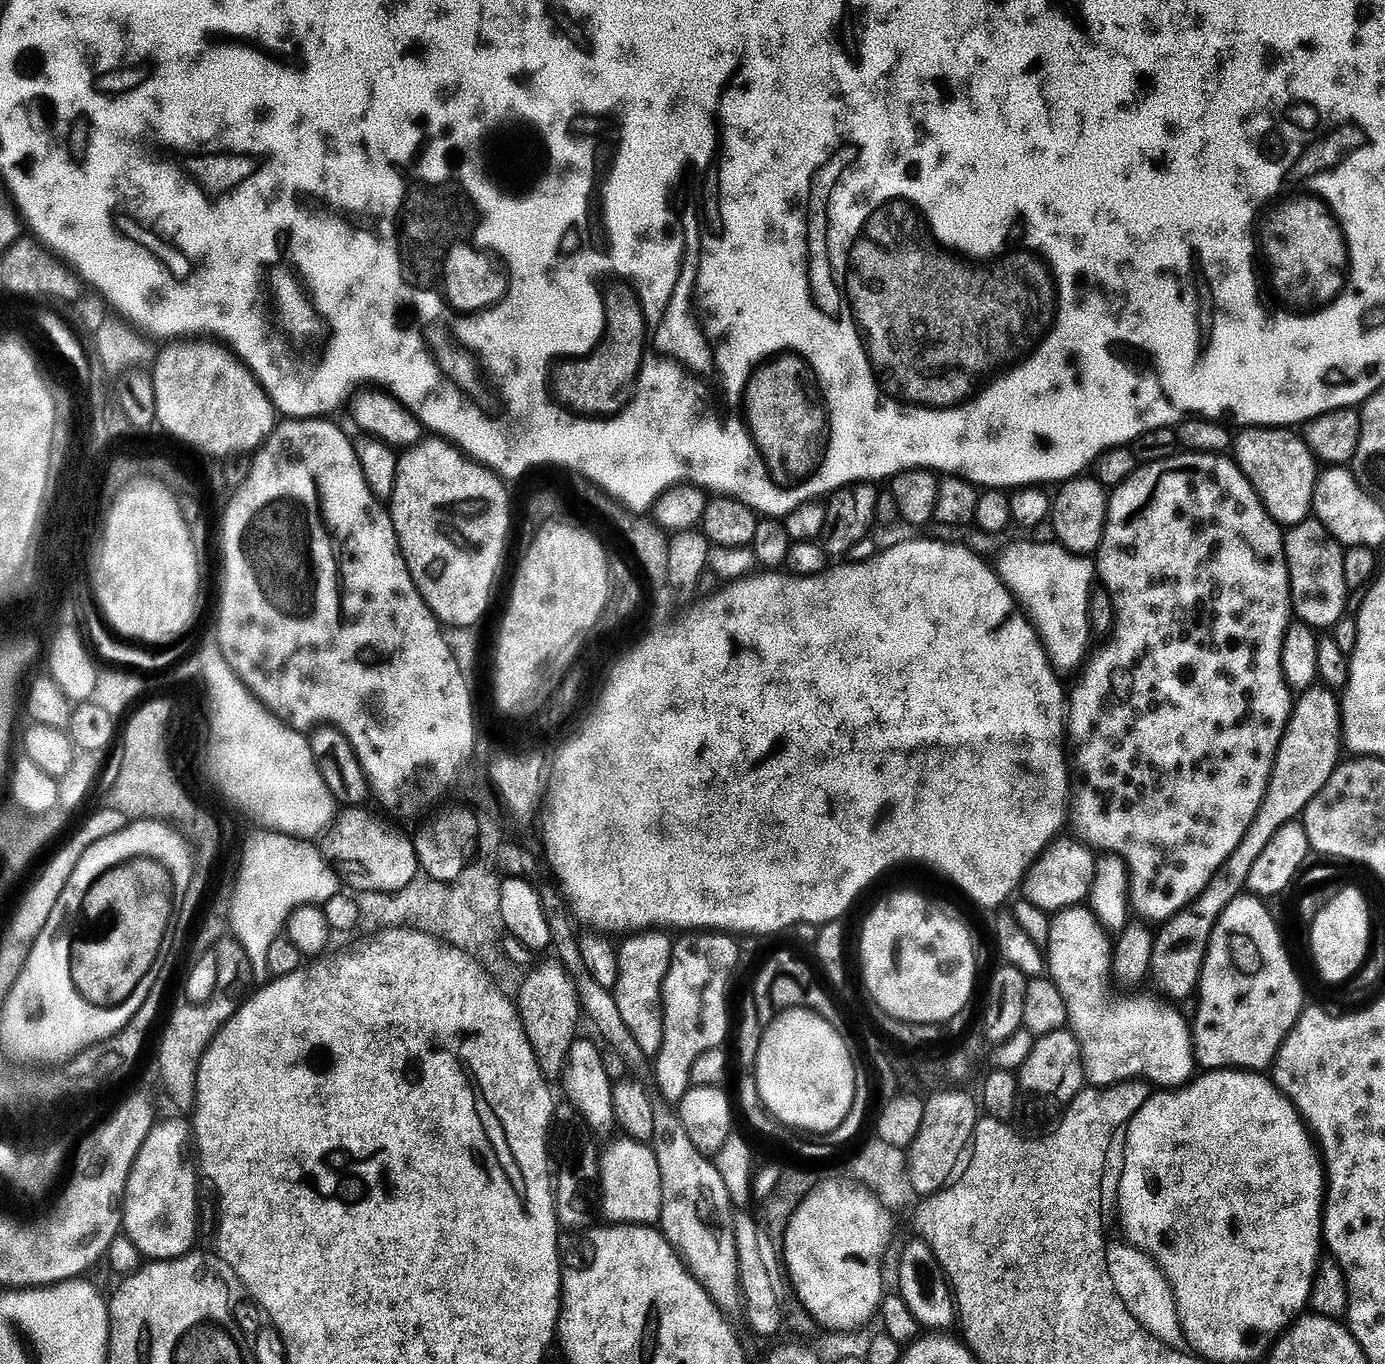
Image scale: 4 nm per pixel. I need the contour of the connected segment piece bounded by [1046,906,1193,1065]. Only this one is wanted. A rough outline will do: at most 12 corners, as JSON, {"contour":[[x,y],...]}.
{"contour":[[1088,906],[1051,917],[1046,968],[1085,1065],[1193,1052],[1179,1007],[1104,1008],[1106,935]]}

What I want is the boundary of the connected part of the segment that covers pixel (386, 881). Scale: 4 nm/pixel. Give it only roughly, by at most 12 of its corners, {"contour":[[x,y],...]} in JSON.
{"contour":[[343,813],[326,860],[361,866],[375,891],[419,877],[409,835],[370,814]]}

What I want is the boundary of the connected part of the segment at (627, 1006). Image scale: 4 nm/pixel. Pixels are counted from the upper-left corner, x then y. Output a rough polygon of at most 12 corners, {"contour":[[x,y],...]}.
{"contour":[[640,930],[618,948],[622,1022],[645,1057],[664,1041],[673,937]]}

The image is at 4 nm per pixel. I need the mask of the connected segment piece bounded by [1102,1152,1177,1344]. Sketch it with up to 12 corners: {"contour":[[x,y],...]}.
{"contour":[[1108,1152],[1108,1273],[1130,1314],[1172,1344],[1172,1280],[1124,1228],[1128,1152]]}

